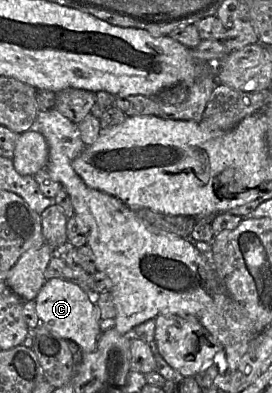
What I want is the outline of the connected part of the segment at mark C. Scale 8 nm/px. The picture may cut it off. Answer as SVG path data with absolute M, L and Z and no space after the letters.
M60 278L47 280L36 297L35 311L41 324L56 336L77 343L82 354L96 349L102 318L97 305L78 285Z

